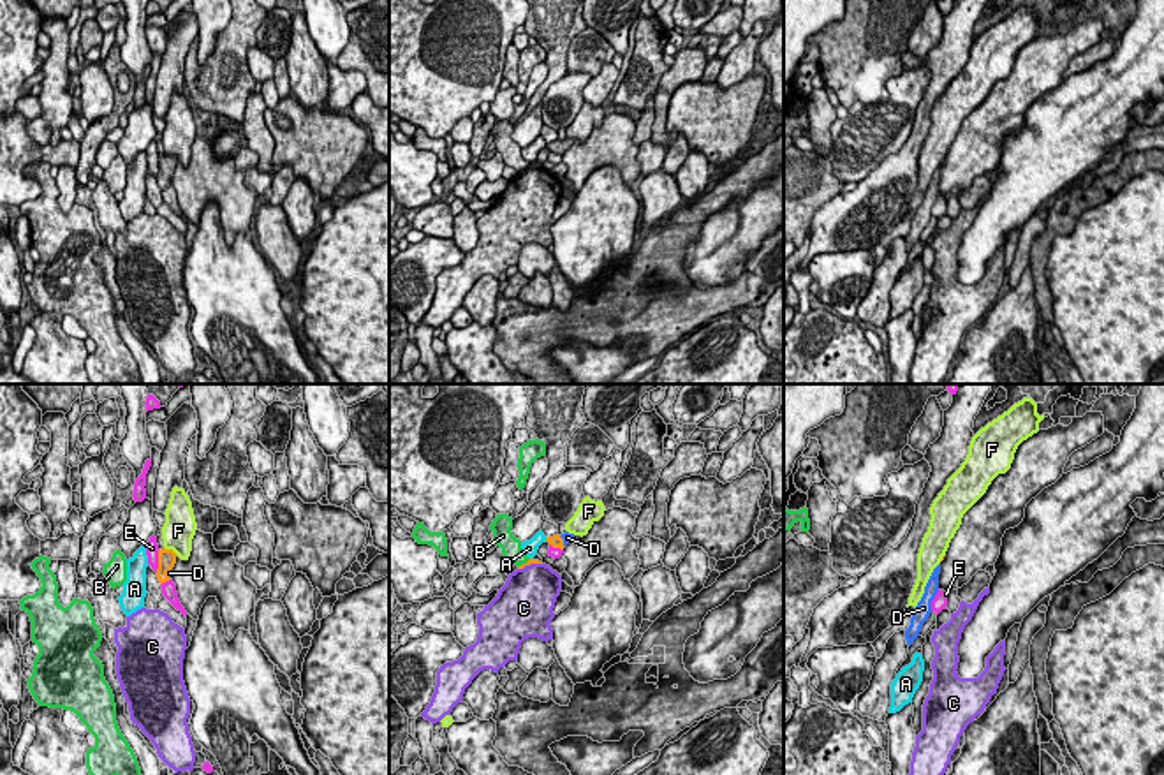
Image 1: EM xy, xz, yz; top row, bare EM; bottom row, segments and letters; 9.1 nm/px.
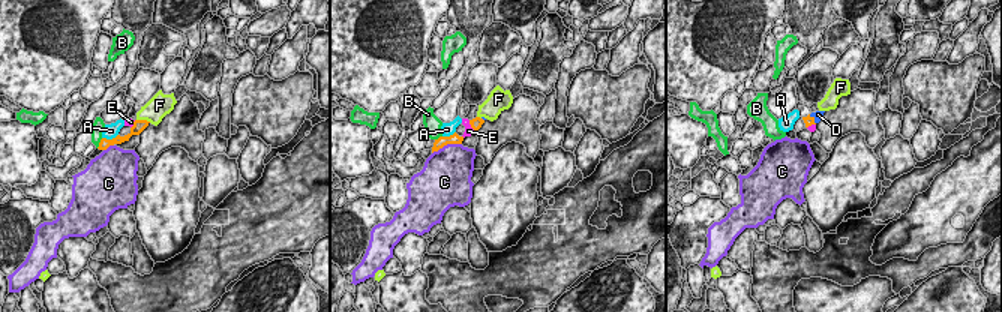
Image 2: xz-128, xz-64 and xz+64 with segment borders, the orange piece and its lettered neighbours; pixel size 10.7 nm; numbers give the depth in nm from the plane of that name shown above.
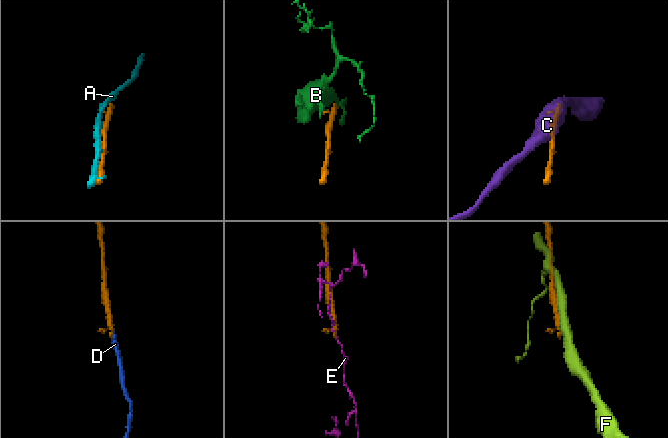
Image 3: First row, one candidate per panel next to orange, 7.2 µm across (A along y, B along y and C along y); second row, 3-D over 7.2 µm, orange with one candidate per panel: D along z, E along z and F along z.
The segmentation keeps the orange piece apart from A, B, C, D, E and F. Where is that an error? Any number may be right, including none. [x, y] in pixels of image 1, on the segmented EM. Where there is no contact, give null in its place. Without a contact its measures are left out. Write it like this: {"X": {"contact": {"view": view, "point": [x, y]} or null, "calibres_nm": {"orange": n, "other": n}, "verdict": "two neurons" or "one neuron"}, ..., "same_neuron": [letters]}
{"A": {"contact": null, "verdict": "two neurons"}, "B": {"contact": {"view": "xz", "point": [523, 564]}, "calibres_nm": {"orange": 50, "other": 190}, "verdict": "two neurons"}, "C": {"contact": {"view": "xz", "point": [529, 564]}, "calibres_nm": {"orange": 50, "other": 460}, "verdict": "two neurons"}, "D": {"contact": {"view": "xz", "point": [562, 541]}, "calibres_nm": {"orange": 120, "other": 90}, "verdict": "one neuron"}, "E": {"contact": {"view": "xy", "point": [159, 560]}, "calibres_nm": {"orange": 160, "other": 130}, "verdict": "two neurons"}, "F": {"contact": {"view": "xy", "point": [171, 550]}, "calibres_nm": {"orange": 160, "other": 300}, "verdict": "two neurons"}, "same_neuron": ["D"]}

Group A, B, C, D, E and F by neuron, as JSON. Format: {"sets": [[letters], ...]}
{"sets": [["A"], ["B"], ["C"], ["D"], ["E"], ["F"]]}

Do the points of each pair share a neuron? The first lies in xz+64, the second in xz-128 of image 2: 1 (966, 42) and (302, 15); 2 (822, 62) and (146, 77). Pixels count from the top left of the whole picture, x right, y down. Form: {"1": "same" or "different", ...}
{"1": "different", "2": "same"}

